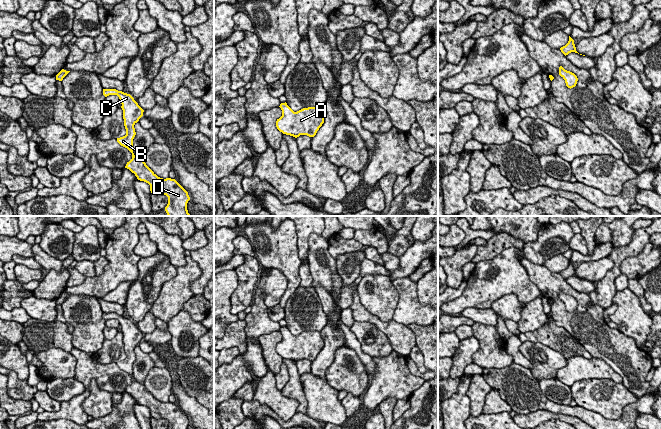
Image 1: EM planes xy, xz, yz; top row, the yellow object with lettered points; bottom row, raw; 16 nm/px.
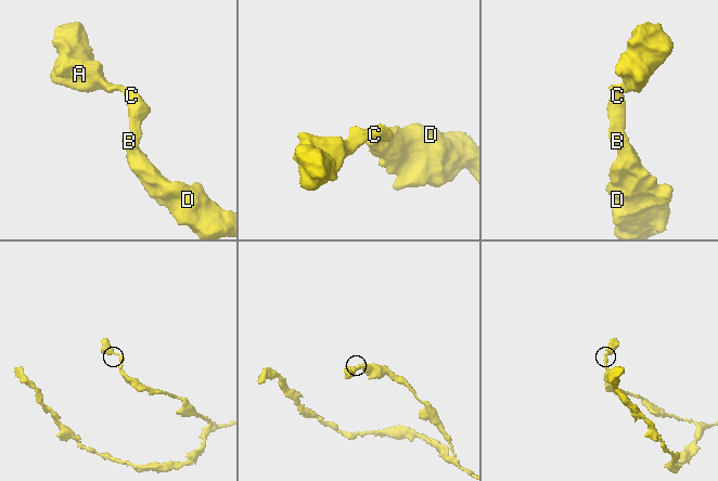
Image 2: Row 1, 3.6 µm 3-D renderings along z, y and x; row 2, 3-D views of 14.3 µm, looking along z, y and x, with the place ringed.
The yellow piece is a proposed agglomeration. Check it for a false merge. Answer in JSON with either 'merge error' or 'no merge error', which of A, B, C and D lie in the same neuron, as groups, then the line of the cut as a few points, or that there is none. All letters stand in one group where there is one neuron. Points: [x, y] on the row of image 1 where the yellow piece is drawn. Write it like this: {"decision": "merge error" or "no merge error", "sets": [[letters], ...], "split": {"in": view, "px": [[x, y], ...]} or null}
{"decision": "no merge error", "sets": [["A", "B", "C", "D"]], "split": null}

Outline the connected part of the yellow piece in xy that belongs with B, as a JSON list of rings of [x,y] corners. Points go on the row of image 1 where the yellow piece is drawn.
[[[103,89],[103,95],[105,97],[117,95],[122,104],[126,135],[117,138],[117,142],[132,153],[132,159],[127,162],[125,168],[134,173],[138,180],[148,183],[152,194],[163,194],[168,197],[168,204],[165,207],[168,216],[197,216],[188,213],[187,203],[190,197],[188,192],[175,179],[158,177],[143,160],[134,155],[133,139],[136,135],[134,125],[143,116],[144,110],[130,94],[122,91]]]

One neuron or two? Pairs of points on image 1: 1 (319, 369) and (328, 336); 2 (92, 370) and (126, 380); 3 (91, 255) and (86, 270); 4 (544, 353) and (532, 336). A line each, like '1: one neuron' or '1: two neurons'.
1: one neuron
2: one neuron
3: two neurons
4: two neurons

